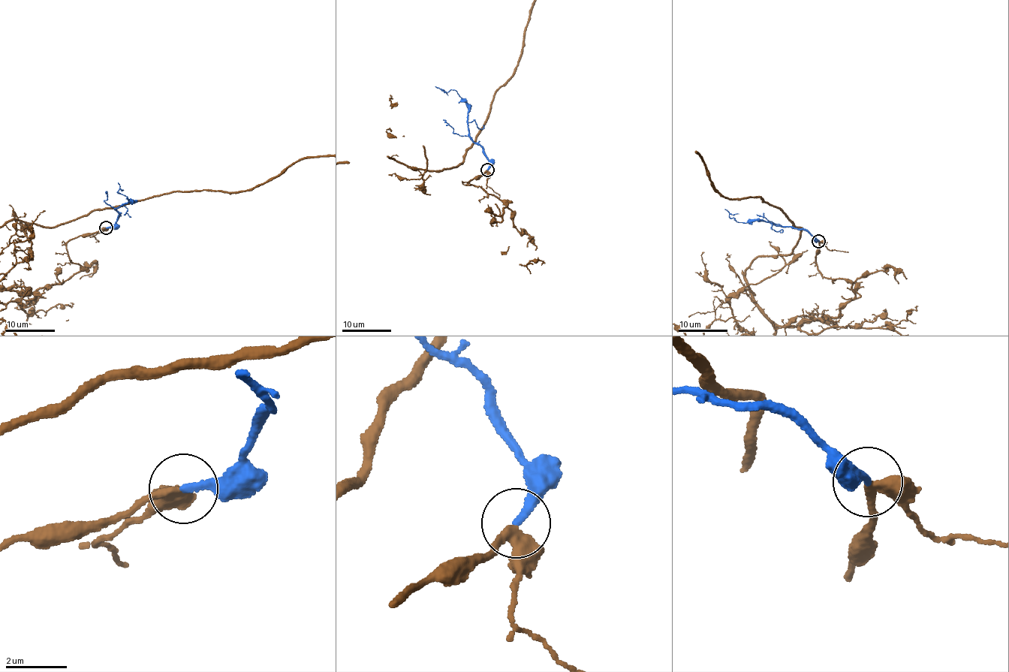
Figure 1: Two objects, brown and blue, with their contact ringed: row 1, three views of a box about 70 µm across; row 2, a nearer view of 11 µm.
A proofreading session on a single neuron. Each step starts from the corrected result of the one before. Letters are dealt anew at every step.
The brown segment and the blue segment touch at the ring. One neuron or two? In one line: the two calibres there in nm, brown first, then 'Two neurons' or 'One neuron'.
Thickness 380 nm (brown) against 220 nm. One neuron

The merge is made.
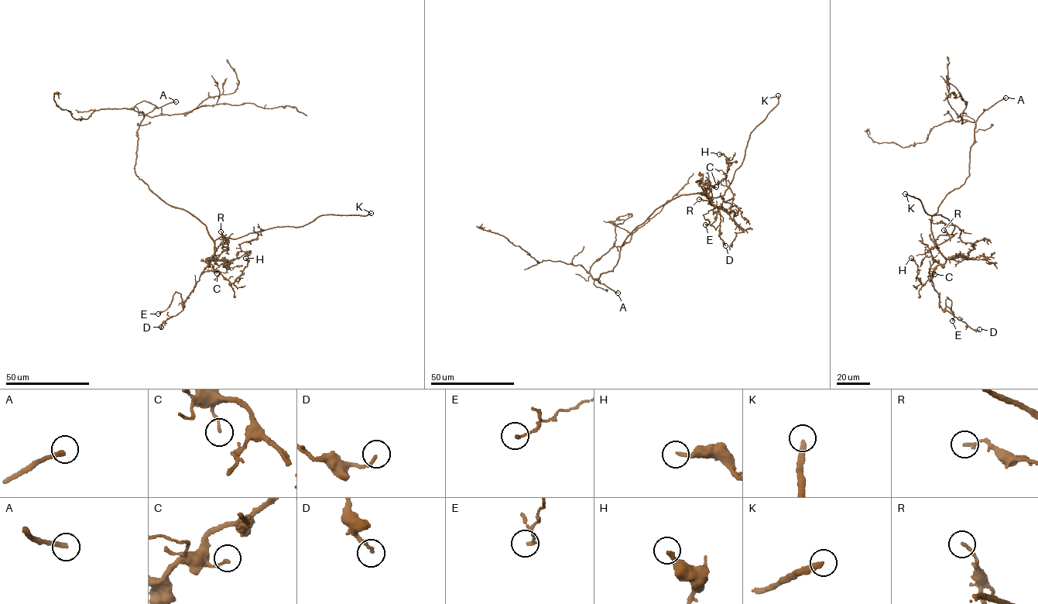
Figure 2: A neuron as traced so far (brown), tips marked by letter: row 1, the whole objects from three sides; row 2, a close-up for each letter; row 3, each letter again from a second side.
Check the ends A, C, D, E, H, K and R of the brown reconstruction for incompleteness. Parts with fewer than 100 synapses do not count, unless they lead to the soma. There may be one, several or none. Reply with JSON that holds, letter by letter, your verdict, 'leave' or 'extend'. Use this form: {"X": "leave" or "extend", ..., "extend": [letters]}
{"A": "extend", "C": "leave", "D": "leave", "E": "leave", "H": "leave", "K": "extend", "R": "leave", "extend": ["A", "K"]}

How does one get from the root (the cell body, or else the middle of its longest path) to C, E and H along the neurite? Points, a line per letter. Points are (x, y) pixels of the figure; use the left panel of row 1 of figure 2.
C: (145, 183), (162, 200), (188, 211), (205, 225), (214, 243), (214, 255), (209, 263), (217, 273)
E: (145, 183), (162, 200), (205, 225), (214, 243), (210, 263), (183, 305), (175, 292), (169, 307), (158, 314)
H: (145, 183), (162, 200), (205, 225), (214, 243), (209, 263), (230, 283), (247, 266), (245, 258)

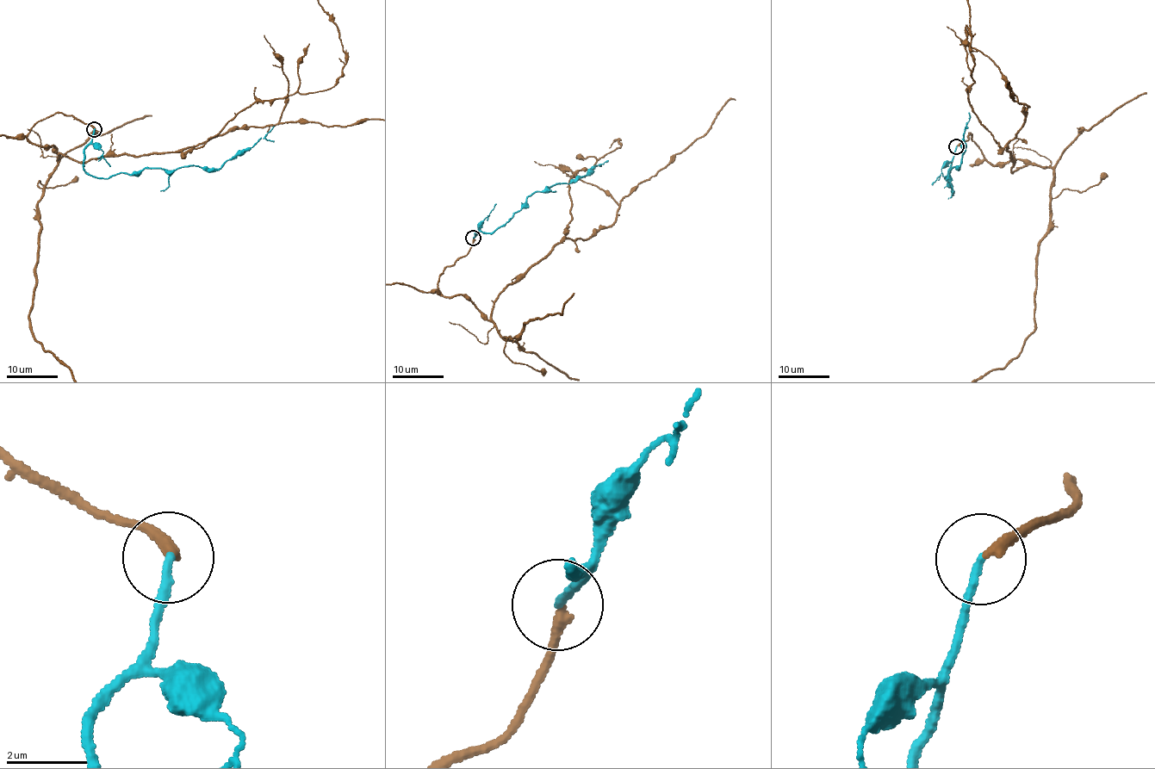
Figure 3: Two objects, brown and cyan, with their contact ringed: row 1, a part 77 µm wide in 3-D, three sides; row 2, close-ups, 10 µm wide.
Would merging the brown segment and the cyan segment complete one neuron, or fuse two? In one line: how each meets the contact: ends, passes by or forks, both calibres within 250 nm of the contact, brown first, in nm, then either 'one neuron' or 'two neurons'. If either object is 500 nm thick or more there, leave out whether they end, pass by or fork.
brown ends there; cyan ends there; 260 nm thick on the brown side, 200 nm on the other; one neuron

